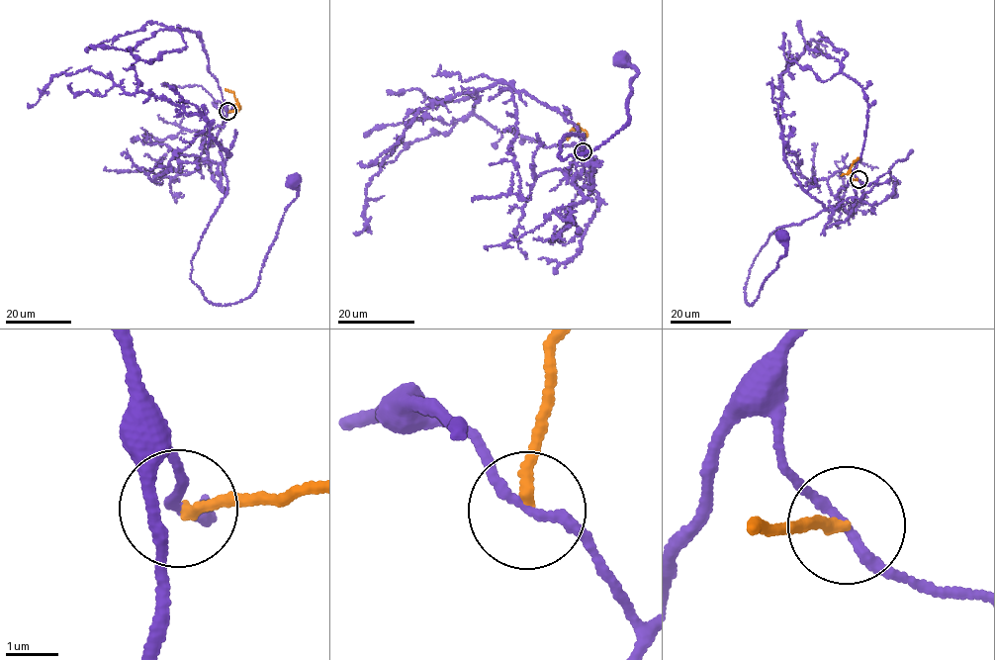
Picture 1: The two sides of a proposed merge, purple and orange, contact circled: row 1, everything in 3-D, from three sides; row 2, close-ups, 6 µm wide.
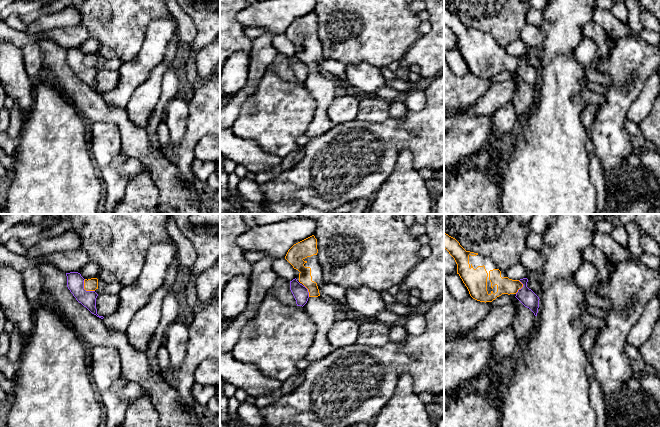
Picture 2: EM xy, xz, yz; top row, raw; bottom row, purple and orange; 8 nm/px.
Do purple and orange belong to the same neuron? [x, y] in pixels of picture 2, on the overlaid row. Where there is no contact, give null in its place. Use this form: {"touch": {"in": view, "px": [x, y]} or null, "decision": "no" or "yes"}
{"touch": {"in": "xy", "px": [84, 289]}, "decision": "no"}

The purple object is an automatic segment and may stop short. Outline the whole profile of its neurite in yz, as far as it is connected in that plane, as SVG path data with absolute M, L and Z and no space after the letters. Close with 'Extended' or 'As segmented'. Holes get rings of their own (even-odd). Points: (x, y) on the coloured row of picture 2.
M523 278L519 280L523 287L518 290L516 293L516 298L527 308L529 308L535 316L537 316L538 308L539 308L539 297L527 287L527 278Z. As segmented

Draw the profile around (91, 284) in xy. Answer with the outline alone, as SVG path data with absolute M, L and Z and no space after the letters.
M91 278L91 279L85 279L84 280L84 289L86 291L95 291L99 288L101 283L99 282L98 278Z

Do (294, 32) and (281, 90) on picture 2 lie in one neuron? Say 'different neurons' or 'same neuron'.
different neurons

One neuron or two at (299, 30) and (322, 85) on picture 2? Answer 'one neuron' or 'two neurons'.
one neuron

